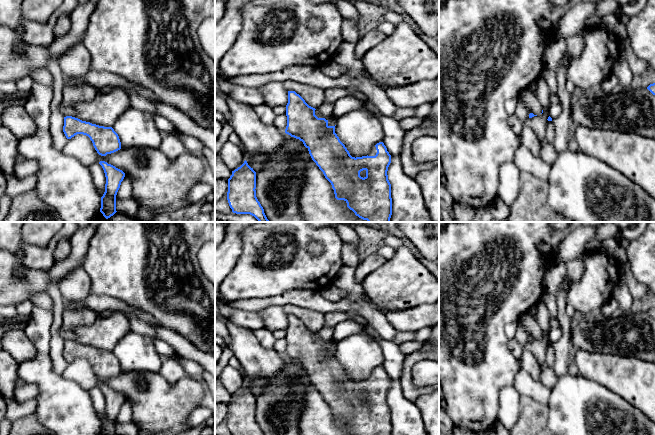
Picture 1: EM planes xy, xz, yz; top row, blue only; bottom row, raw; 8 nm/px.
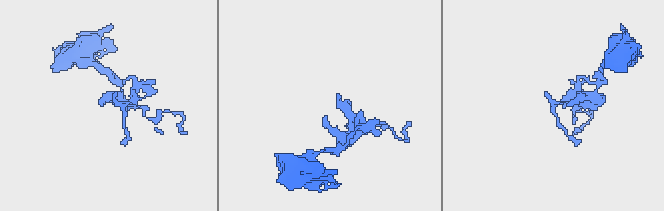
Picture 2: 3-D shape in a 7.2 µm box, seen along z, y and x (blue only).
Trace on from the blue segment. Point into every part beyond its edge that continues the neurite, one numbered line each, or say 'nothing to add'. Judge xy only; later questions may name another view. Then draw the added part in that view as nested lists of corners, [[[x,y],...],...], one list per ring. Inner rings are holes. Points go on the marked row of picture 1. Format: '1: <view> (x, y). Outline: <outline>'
nothing to add

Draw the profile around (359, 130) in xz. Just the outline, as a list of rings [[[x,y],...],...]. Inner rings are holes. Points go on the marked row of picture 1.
[[[362,108],[338,117],[335,133],[355,158],[367,156],[370,149],[385,138],[379,119]]]

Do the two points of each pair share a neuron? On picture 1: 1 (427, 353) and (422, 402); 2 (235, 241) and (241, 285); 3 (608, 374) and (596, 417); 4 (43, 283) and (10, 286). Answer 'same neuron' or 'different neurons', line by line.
1: different neurons
2: different neurons
3: different neurons
4: same neuron

